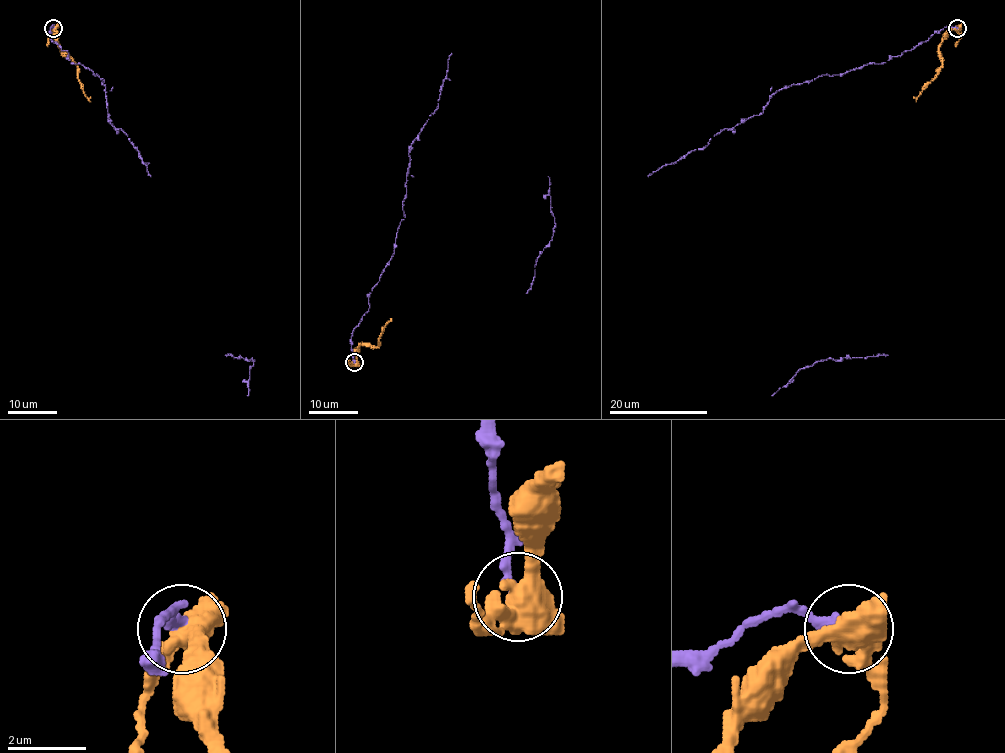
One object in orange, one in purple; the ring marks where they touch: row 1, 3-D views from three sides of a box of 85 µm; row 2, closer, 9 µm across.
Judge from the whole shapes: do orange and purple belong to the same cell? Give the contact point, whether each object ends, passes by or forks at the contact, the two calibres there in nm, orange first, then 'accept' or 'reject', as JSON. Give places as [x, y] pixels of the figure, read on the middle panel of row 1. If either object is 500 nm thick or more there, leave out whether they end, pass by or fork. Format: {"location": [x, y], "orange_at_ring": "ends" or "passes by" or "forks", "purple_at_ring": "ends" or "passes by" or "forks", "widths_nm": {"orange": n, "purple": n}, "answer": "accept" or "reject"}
{"location": [354, 362], "orange_at_ring": "forks", "purple_at_ring": "ends", "widths_nm": {"orange": 440, "purple": 300}, "answer": "reject"}

